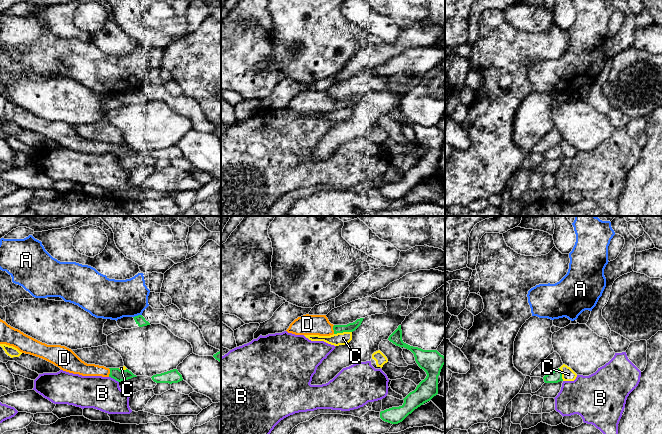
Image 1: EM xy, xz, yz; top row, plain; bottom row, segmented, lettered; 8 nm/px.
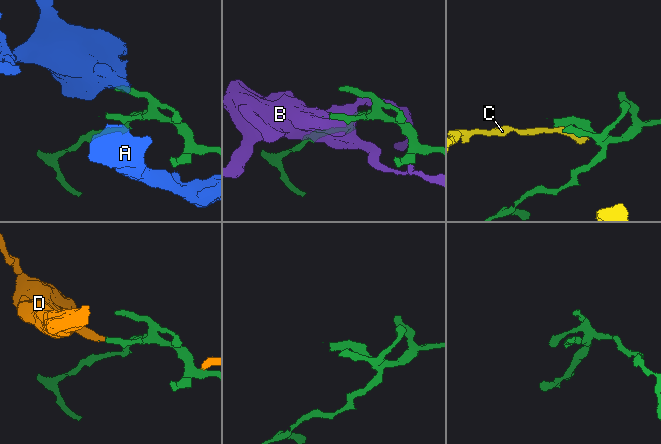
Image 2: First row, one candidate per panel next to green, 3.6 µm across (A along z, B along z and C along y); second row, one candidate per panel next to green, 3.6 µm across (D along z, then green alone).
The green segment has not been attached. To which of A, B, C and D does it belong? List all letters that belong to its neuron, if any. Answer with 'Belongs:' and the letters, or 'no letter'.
Belongs: D

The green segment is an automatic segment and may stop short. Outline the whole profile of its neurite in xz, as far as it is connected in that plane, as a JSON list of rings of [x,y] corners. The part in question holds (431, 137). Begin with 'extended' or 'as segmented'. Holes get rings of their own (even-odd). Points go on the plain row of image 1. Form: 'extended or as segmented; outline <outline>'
as segmented; outline [[[401,101],[389,112],[388,116],[399,123],[410,126],[415,133],[418,142],[423,145],[427,152],[410,168],[399,183],[392,183],[380,188],[380,194],[391,200],[402,198],[415,185],[430,177],[438,170],[438,152],[445,140],[445,133],[437,126],[423,126],[410,122],[402,116]]]

